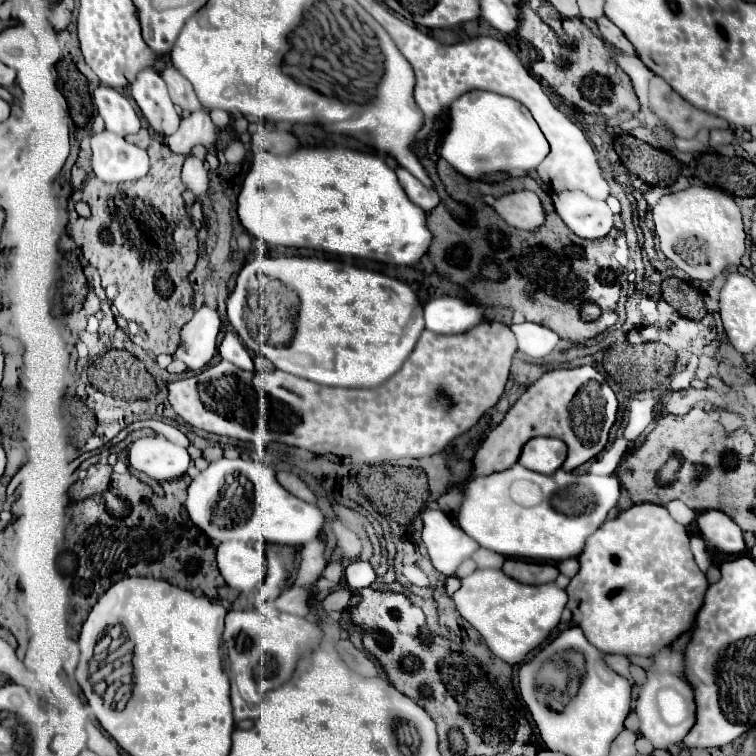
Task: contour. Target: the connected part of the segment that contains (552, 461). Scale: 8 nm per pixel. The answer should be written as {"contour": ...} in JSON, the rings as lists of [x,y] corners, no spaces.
{"contour":[[[532,438],[526,442],[518,462],[534,472],[552,474],[562,466],[564,460],[566,444],[560,438]]]}

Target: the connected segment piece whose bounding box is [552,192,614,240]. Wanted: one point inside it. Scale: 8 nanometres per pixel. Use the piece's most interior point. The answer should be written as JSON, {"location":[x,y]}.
{"location":[576,214]}

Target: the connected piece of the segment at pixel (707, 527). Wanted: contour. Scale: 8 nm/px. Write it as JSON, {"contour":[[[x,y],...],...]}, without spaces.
{"contour":[[[710,510],[698,516],[698,530],[700,538],[706,544],[706,550],[712,558],[712,564],[718,566],[720,554],[740,554],[744,552],[744,538],[742,528],[728,518],[724,512]]]}

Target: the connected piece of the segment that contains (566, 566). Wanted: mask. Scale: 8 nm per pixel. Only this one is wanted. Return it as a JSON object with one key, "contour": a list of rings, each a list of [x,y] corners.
{"contour":[[[568,558],[568,560],[564,560],[564,562],[560,562],[560,572],[564,574],[564,576],[568,576],[568,578],[574,578],[576,574],[578,574],[578,570],[580,570],[580,562],[576,560],[576,558]]]}

